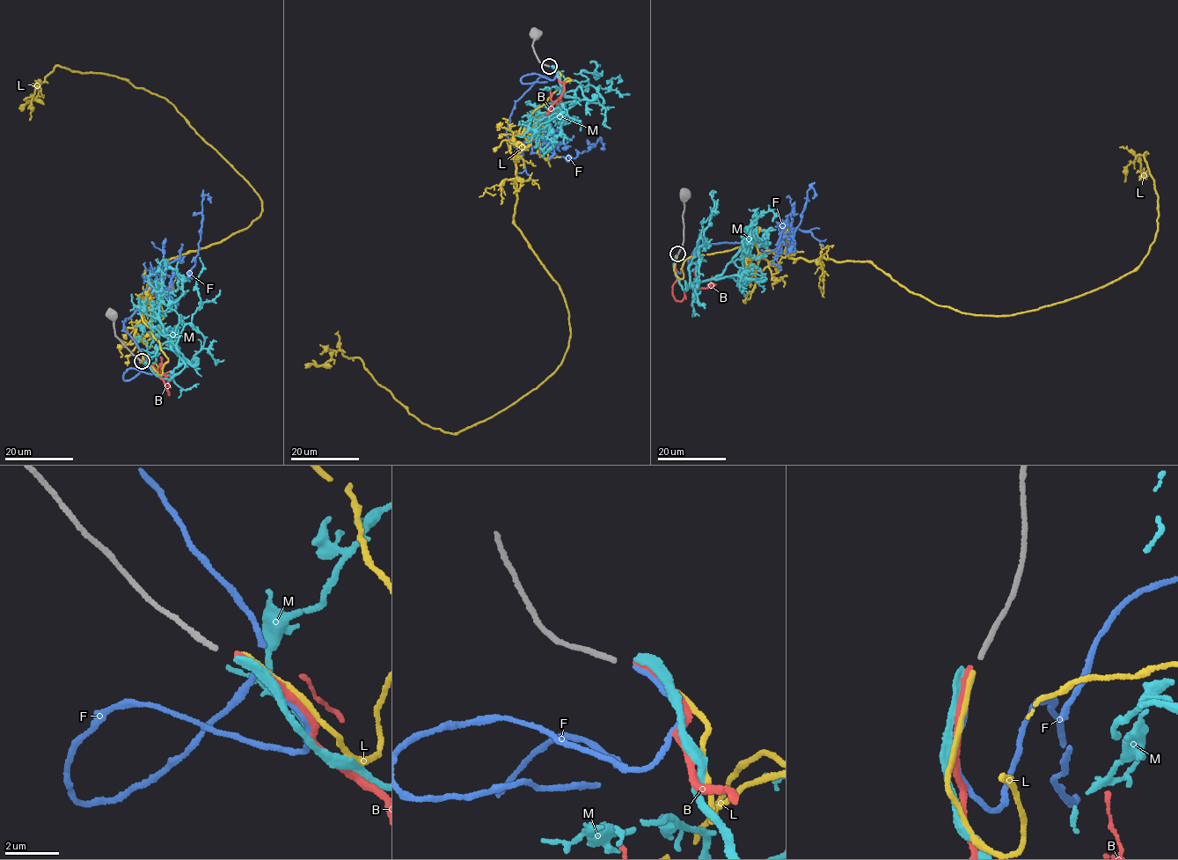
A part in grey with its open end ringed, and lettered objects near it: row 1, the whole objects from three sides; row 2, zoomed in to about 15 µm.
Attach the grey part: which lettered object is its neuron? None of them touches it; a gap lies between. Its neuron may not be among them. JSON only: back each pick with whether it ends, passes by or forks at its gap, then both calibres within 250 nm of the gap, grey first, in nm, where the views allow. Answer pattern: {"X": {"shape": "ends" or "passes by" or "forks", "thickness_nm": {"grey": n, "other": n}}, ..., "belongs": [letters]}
{"F": {"shape": "ends", "thickness_nm": {"grey": 200, "other": 180}}, "belongs": ["F"]}

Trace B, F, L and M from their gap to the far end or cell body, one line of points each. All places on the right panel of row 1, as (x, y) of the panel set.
B: (677, 255), (675, 265), (676, 278), (673, 286), (676, 300), (684, 297), (688, 289), (706, 289), (712, 275)
F: (677, 256), (689, 273), (706, 243), (781, 252), (794, 242), (787, 224), (794, 250), (812, 198)
L: (677, 255), (681, 279), (748, 244), (873, 262), (1010, 315), (1141, 263), (1145, 151), (1146, 179)
M: (676, 255), (674, 268), (684, 290), (720, 275), (748, 243), (750, 224), (770, 210), (772, 220)

